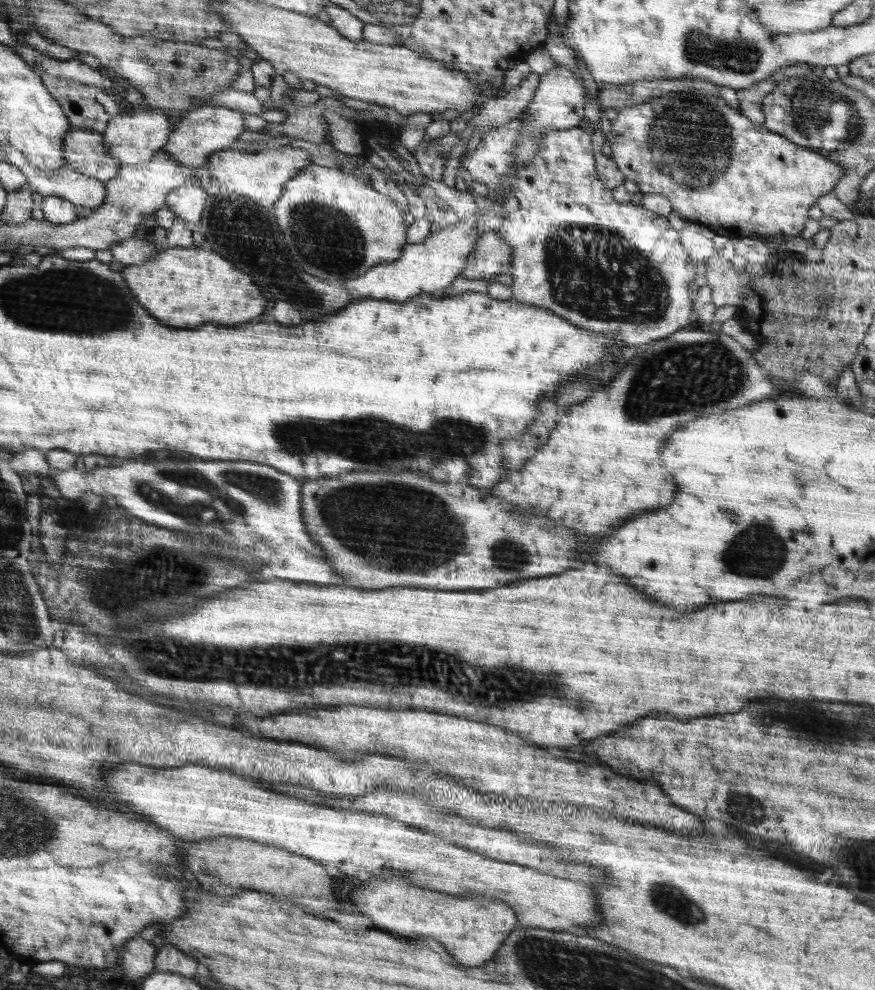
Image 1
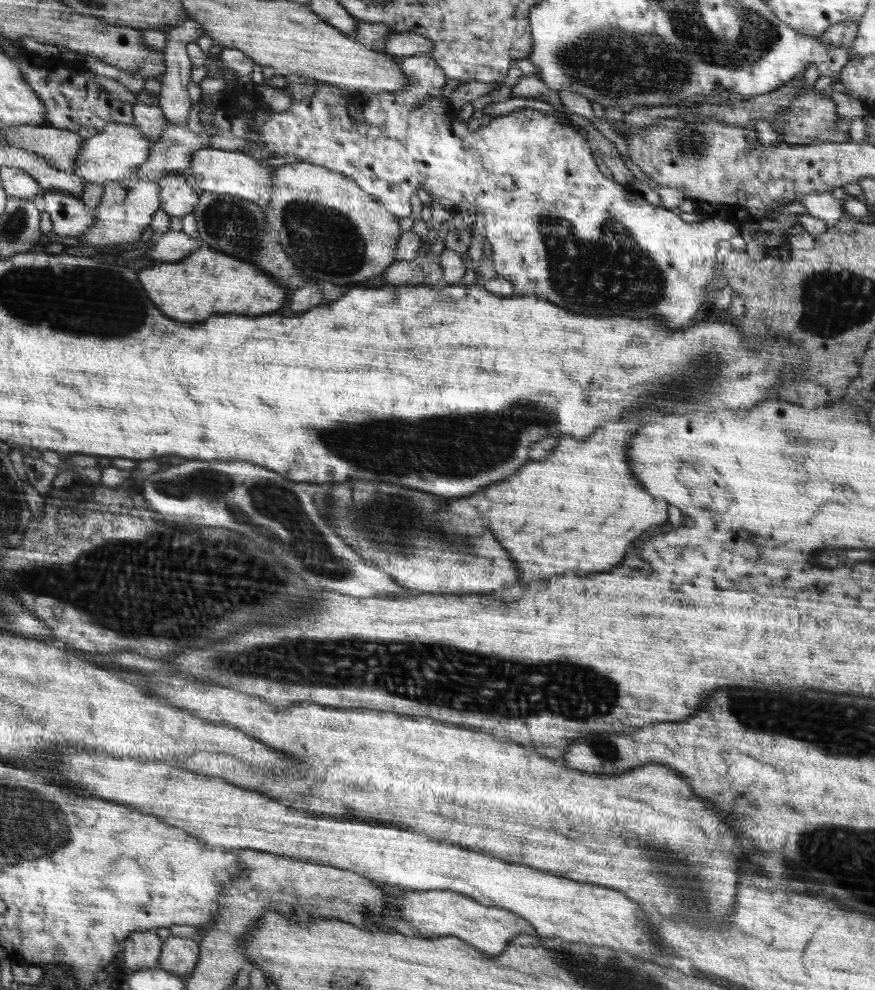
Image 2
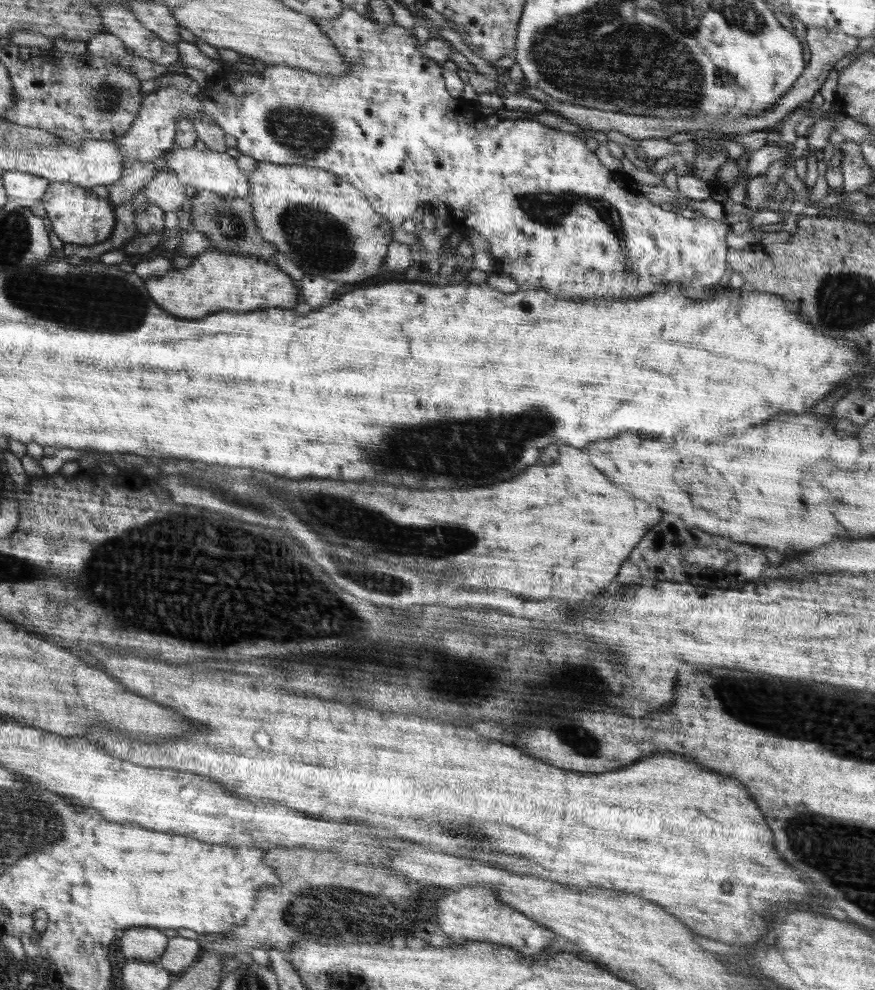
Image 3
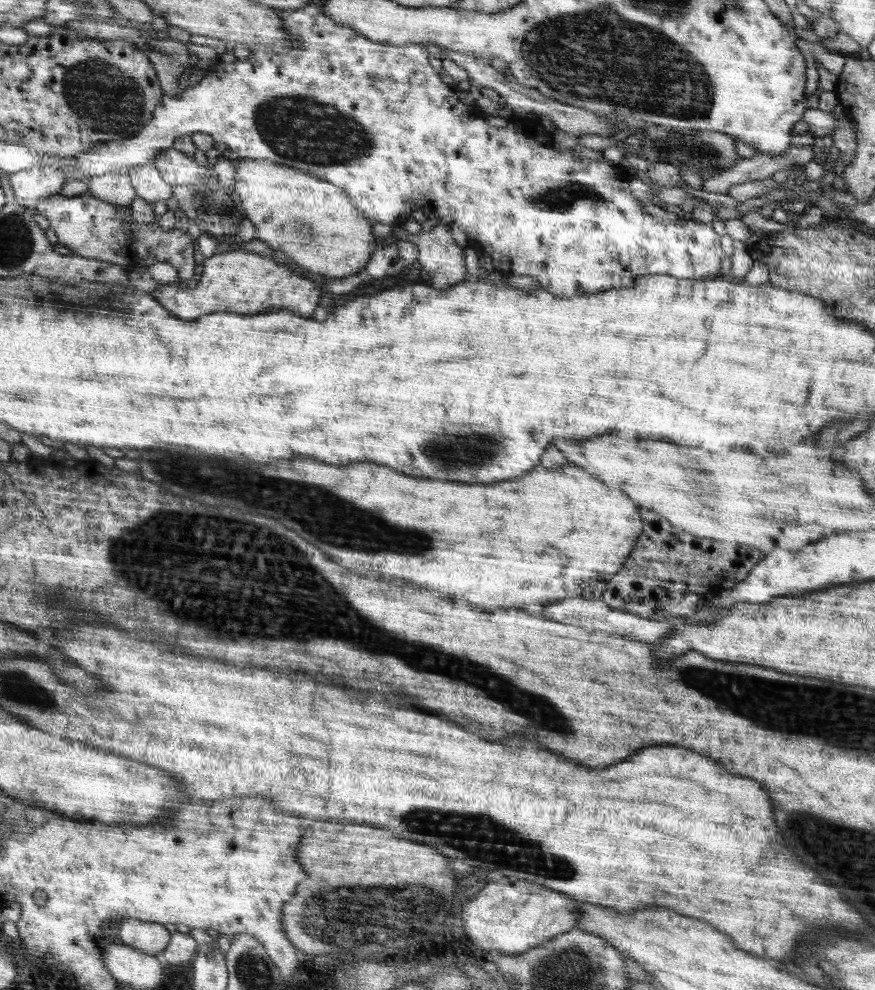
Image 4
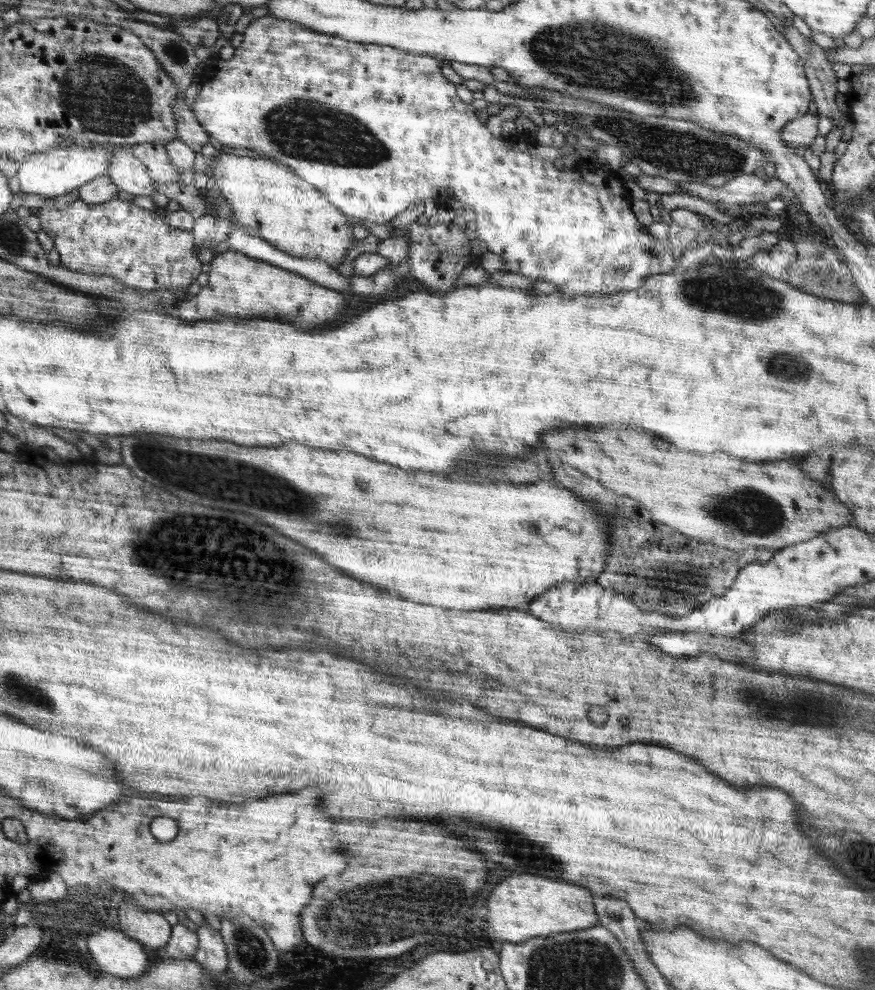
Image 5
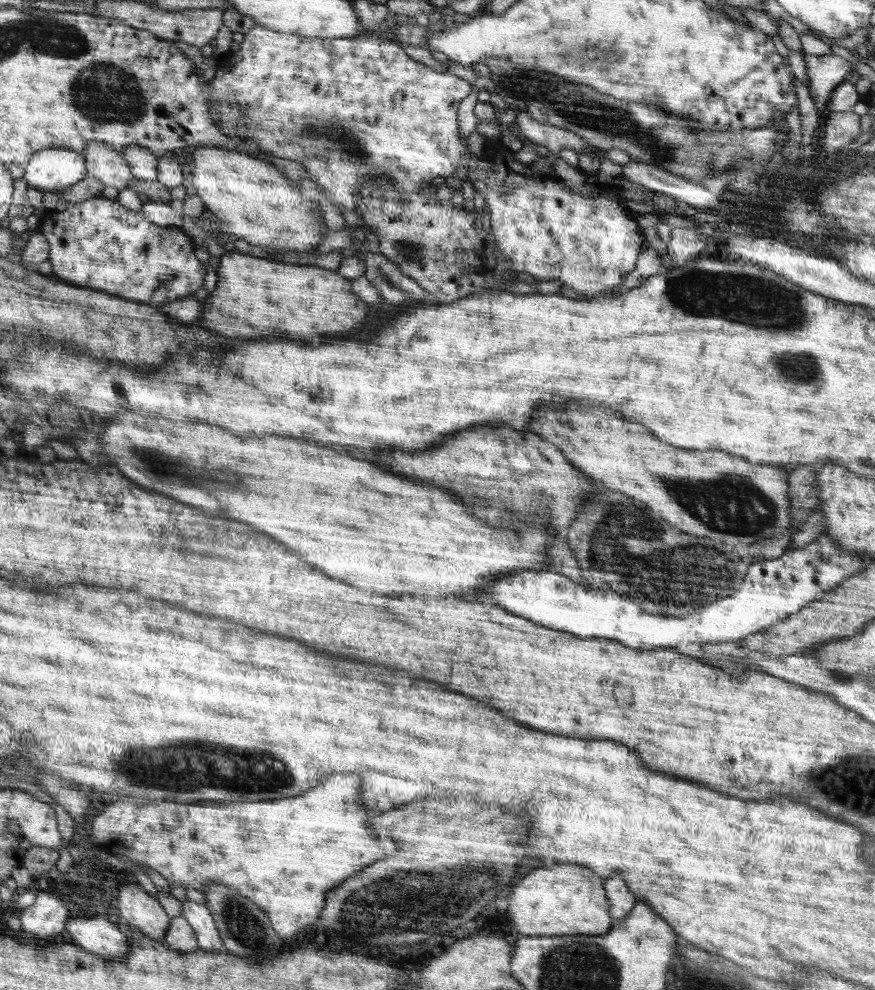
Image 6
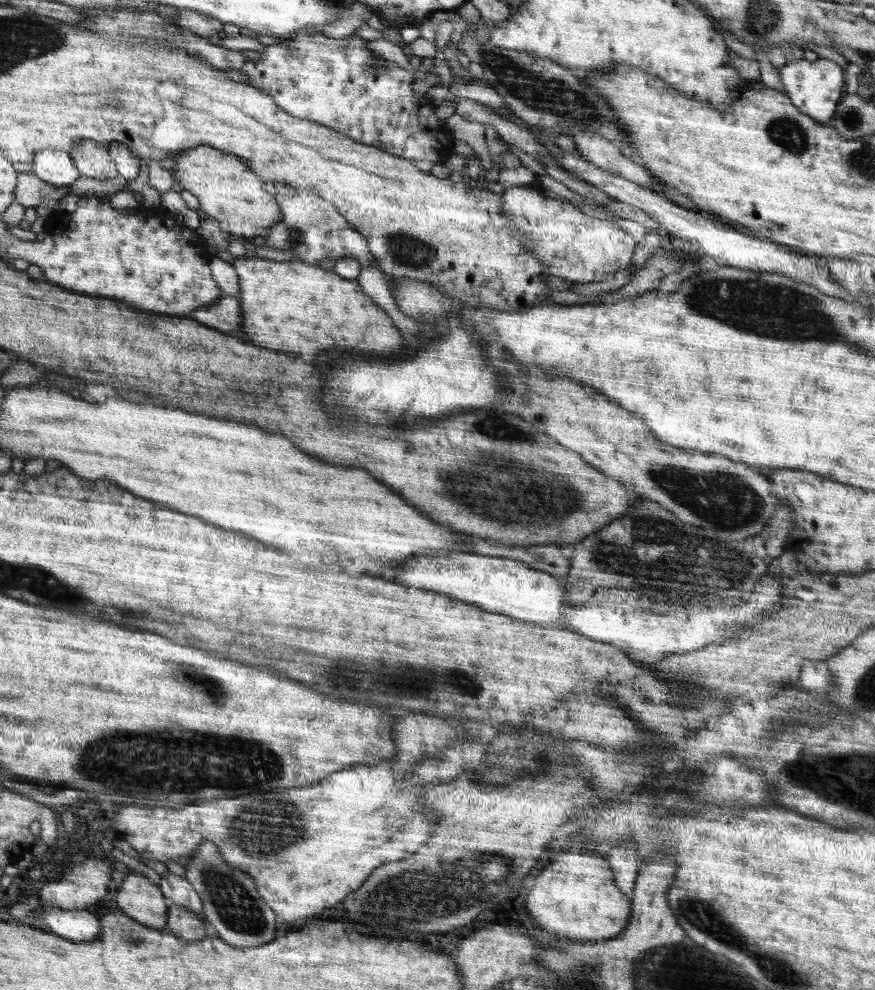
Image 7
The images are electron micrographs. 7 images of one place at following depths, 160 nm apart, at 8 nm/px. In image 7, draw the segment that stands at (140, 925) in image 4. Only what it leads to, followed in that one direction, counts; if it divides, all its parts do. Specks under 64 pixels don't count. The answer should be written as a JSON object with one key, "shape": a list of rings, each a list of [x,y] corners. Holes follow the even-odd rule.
{"shape":[[[131,871],[116,894],[117,903],[130,918],[160,931],[166,924],[166,912],[169,912],[160,889],[144,875]]]}

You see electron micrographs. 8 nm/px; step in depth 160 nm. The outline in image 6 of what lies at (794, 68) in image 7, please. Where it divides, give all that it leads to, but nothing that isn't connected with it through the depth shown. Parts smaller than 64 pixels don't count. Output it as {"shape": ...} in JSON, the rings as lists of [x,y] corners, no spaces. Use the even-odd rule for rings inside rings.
{"shape":[[[805,54],[804,62],[806,63],[810,96],[824,121],[831,94],[838,85],[847,80],[849,72],[852,70],[852,64],[834,54],[829,56]]]}

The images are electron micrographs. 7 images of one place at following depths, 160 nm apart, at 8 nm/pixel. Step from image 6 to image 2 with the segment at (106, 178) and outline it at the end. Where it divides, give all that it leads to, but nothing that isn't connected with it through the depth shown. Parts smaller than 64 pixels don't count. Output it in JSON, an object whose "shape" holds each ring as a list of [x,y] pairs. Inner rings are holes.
{"shape":[[[187,173],[182,176],[165,174],[158,183],[161,185],[161,206],[171,216],[183,217],[199,205],[198,194],[188,186]]]}

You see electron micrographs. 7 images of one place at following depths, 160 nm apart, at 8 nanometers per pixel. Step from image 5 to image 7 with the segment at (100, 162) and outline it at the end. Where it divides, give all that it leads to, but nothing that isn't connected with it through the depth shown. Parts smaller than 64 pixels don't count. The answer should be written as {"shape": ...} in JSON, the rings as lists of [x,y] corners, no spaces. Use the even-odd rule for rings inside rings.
{"shape":[[[52,149],[38,151],[31,162],[32,173],[56,187],[72,185],[80,178],[81,173],[76,170],[72,159],[68,152],[58,152]]]}

